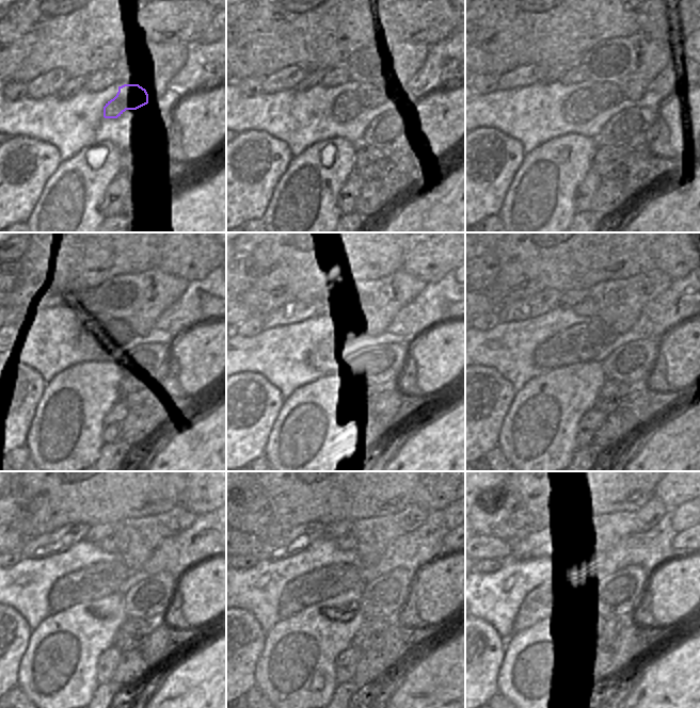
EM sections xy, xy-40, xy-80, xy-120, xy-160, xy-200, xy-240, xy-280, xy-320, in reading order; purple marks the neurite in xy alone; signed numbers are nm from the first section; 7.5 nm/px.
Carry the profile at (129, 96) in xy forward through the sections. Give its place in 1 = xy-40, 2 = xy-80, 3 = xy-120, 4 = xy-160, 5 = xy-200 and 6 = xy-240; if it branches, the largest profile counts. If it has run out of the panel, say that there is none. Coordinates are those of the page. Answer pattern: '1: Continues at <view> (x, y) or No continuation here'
1: Continues at xy-40 (348, 105)
2: Continues at xy-80 (582, 106)
3: Continues at xy-120 (107, 339)
4: Continues at xy-160 (349, 337)
5: Continues at xy-200 (581, 342)
6: Continues at xy-240 (101, 579)

